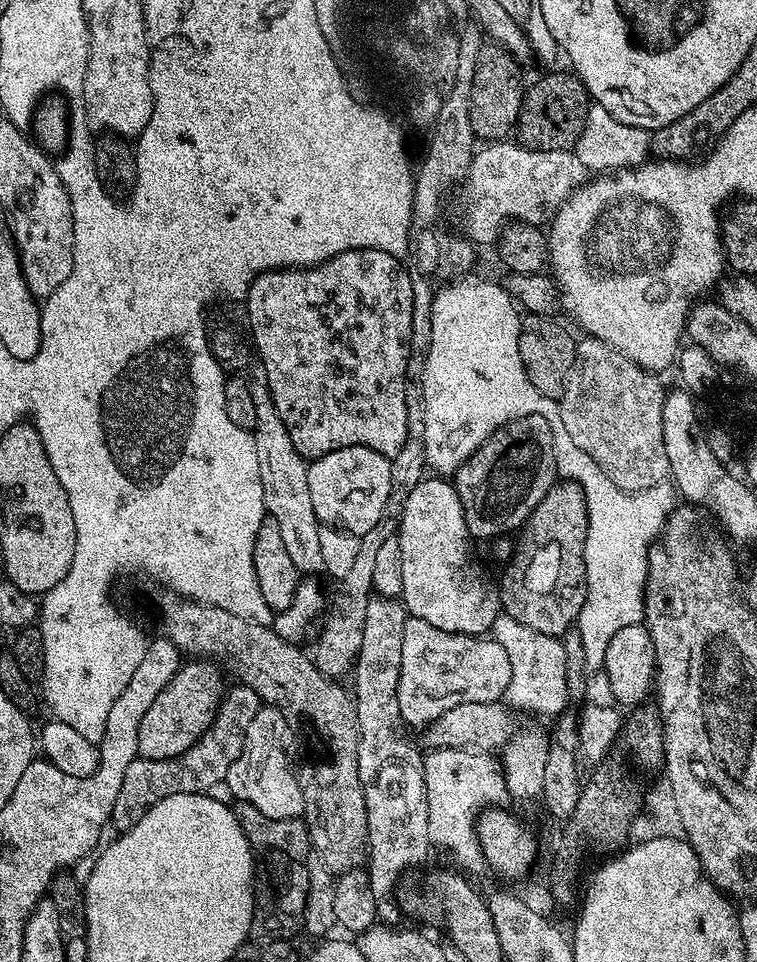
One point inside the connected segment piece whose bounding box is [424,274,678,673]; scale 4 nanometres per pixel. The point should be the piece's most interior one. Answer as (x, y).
(473, 371)

